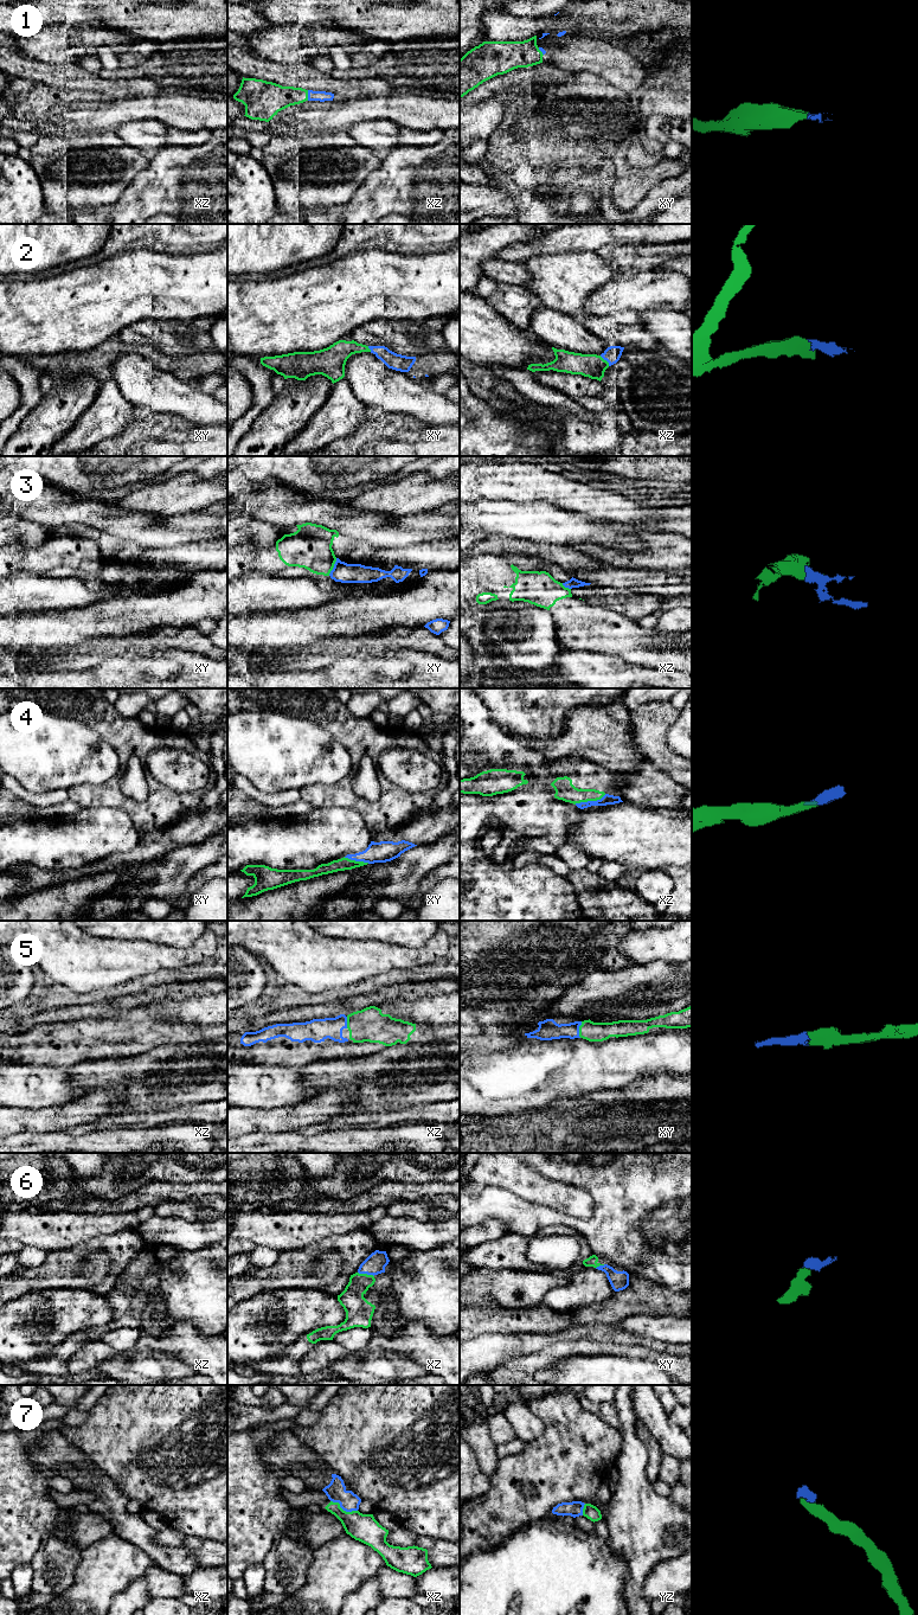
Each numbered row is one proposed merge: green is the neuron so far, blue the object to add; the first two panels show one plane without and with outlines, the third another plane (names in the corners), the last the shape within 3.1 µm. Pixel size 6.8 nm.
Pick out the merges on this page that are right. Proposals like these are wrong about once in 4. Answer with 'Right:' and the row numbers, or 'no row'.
Right: 1, 2, 4, 5, 6, 7

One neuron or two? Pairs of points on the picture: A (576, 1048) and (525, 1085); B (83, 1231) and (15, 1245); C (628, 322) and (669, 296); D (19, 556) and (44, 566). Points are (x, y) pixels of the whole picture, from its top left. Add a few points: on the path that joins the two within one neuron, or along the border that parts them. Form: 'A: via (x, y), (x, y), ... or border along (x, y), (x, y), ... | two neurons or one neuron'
A: via (563, 1061), (554, 1069), (538, 1072) | one neuron
B: border along (12, 1238), (25, 1244) | two neurons
C: border along (640, 311), (618, 311), (612, 314) | two neurons
D: via (25, 561), (38, 566) | one neuron

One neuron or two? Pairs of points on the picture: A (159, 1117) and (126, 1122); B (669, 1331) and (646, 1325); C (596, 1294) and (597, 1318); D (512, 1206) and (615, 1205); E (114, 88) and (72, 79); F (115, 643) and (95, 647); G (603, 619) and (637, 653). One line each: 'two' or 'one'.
A: one
B: one
C: two
D: one
E: one
F: one
G: one

